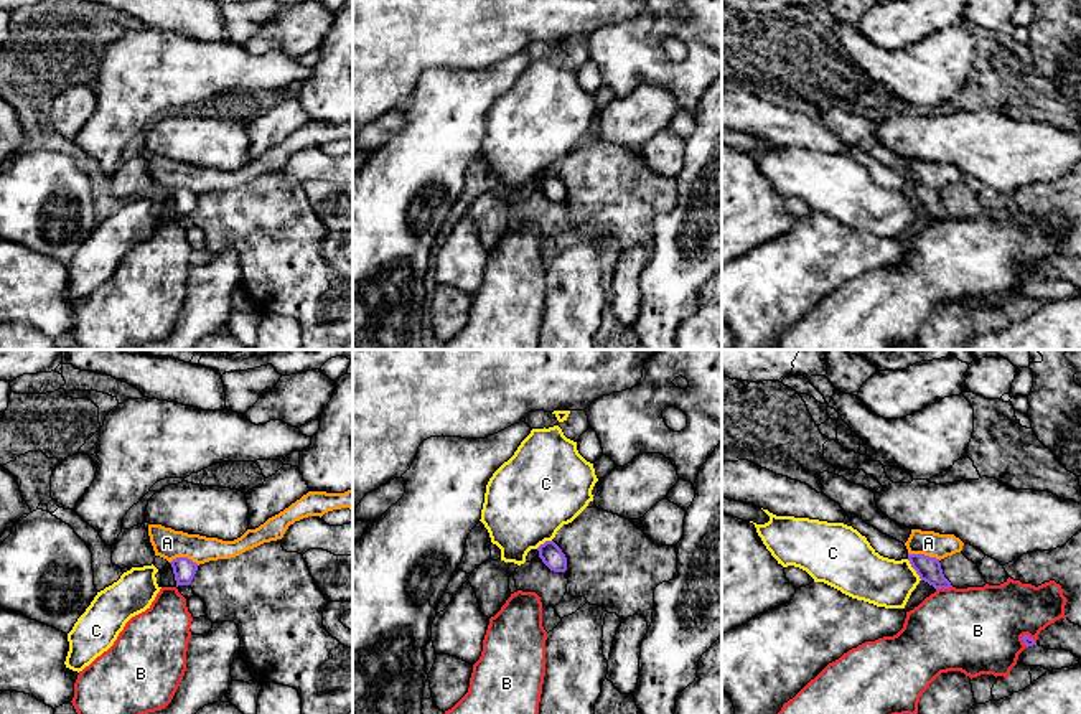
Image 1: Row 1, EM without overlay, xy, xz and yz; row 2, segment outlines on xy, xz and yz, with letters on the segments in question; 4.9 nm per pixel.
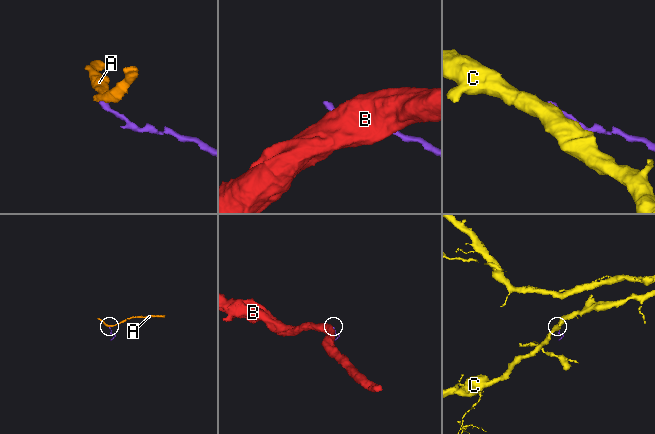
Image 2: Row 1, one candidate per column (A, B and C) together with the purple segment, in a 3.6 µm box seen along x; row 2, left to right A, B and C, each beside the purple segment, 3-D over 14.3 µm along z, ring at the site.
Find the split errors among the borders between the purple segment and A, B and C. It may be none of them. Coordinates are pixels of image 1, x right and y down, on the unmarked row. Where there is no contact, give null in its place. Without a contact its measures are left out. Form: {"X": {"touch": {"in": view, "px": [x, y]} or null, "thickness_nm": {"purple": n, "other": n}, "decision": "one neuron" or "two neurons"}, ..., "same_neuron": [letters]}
{"A": {"touch": {"in": "yz", "px": [923, 185]}, "thickness_nm": {"purple": 120, "other": 120}, "decision": "two neurons"}, "B": {"touch": {"in": "yz", "px": [943, 218]}, "thickness_nm": {"purple": 120, "other": 420}, "decision": "two neurons"}, "C": {"touch": {"in": "yz", "px": [913, 198]}, "thickness_nm": {"purple": 120, "other": 240}, "decision": "two neurons"}, "same_neuron": []}

